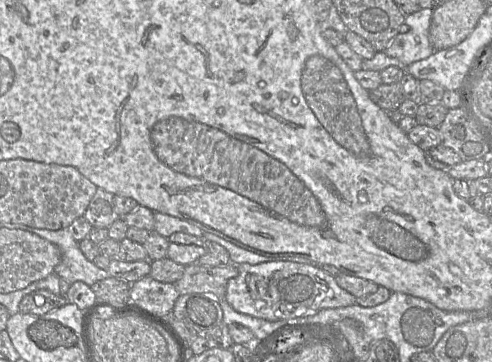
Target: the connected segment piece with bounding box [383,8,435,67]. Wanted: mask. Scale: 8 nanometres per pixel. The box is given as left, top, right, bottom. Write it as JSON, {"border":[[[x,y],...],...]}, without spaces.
{"border":[[[426,8],[407,15],[407,32],[399,32],[383,52],[397,58],[404,67],[432,55],[435,50],[429,41],[429,29],[433,12]]]}

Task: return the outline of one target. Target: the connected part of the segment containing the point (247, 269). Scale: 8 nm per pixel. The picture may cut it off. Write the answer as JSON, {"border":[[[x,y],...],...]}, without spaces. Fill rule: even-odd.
{"border":[[[270,261],[237,266],[238,276],[228,282],[225,299],[243,314],[267,321],[290,320],[326,308],[356,304],[356,297],[341,288],[332,275],[311,263]]]}

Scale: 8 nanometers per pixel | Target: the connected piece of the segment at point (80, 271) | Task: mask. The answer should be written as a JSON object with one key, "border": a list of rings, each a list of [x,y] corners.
{"border":[[[24,224],[16,227],[33,232],[55,244],[60,249],[61,260],[55,266],[54,273],[61,279],[65,279],[68,283],[72,284],[81,281],[88,286],[92,286],[96,282],[110,277],[108,271],[98,268],[94,262],[89,261],[84,256],[78,242],[67,229],[40,229]]]}

